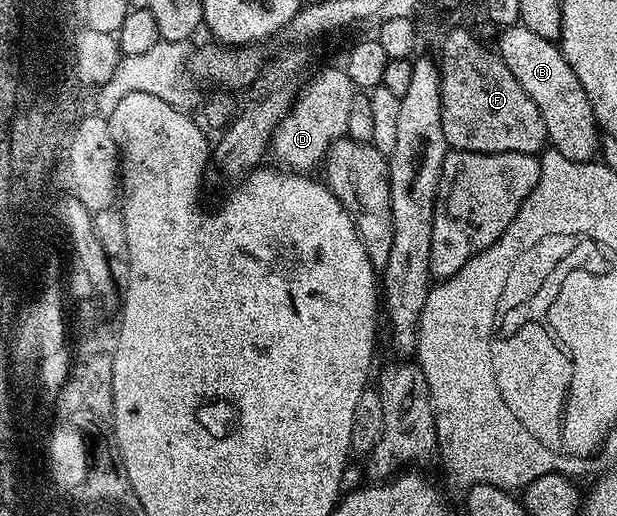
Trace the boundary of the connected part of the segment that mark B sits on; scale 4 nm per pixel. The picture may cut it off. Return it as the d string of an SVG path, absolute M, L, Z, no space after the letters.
M522 23L499 29L498 35L502 62L506 62L506 70L514 74L518 86L530 94L530 102L538 106L538 114L542 114L542 122L546 126L547 143L562 154L562 158L570 158L574 162L592 160L598 152L596 116L592 112L590 98L586 98L586 90L582 90L582 82L578 82L578 74L570 70L570 62L566 62L560 53L559 43L534 34L534 30Z

